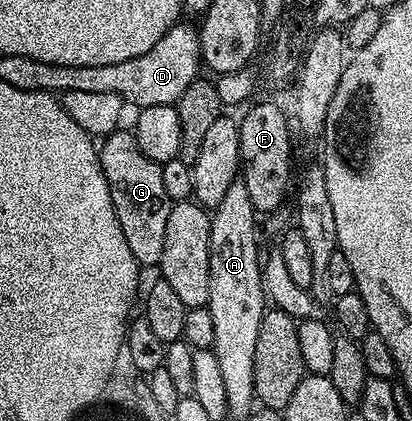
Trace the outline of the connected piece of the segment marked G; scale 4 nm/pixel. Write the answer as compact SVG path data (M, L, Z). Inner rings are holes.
M116 130L102 141L98 149L101 170L109 182L113 210L121 222L121 234L129 242L133 258L140 266L158 265L161 250L165 250L165 225L169 223L172 200L165 194L165 181L161 178L161 165L153 158L141 154L134 131Z

